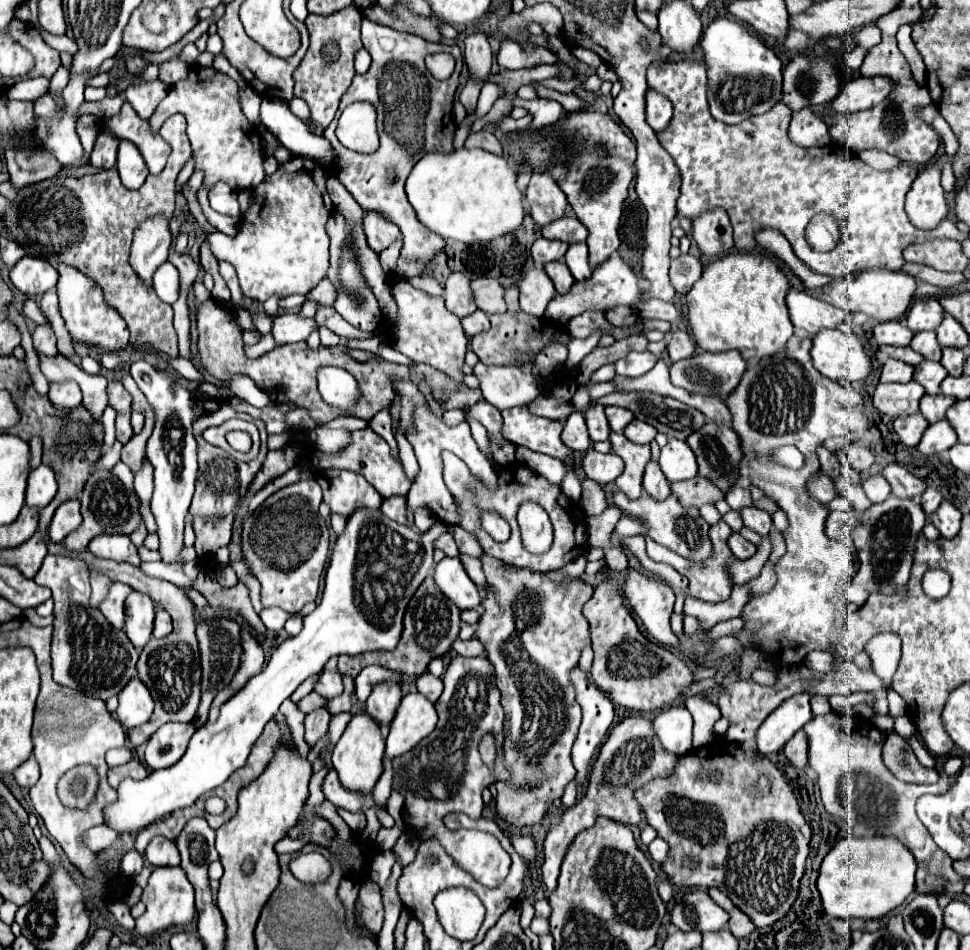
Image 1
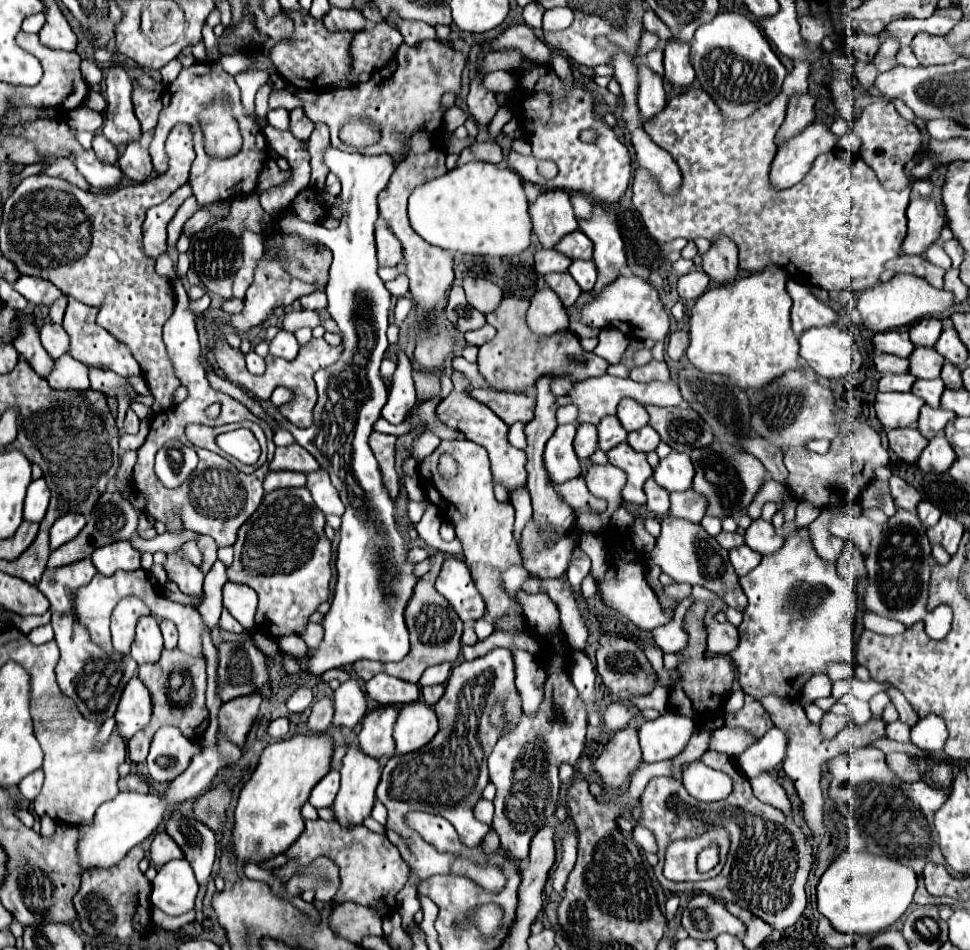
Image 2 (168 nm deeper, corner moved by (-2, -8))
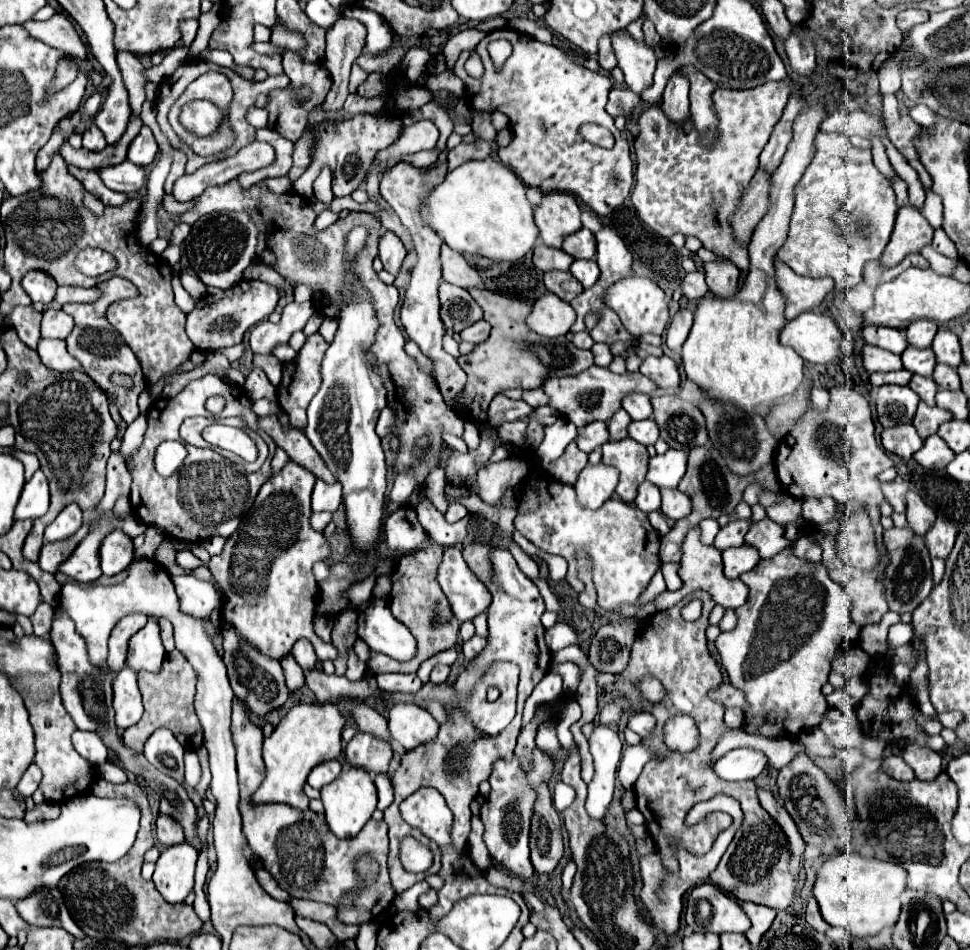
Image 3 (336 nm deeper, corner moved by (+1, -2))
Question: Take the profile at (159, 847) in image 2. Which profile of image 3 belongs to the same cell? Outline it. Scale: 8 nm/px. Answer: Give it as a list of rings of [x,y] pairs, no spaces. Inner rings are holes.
[[[166,814],[158,816],[158,820],[156,820],[156,834],[158,834],[158,840],[166,848],[184,842],[184,830],[182,830],[182,826],[172,816],[166,816]]]

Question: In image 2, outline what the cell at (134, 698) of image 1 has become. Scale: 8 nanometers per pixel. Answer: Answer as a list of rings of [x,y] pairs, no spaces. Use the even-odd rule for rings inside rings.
[[[131,678],[129,684],[125,686],[115,712],[115,720],[117,720],[117,730],[125,740],[133,738],[139,730],[143,730],[149,724],[151,696],[139,678]]]

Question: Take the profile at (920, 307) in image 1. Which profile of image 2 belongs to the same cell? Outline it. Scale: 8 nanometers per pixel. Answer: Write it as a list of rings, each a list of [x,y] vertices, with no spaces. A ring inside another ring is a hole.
[[[923,318],[909,328],[909,336],[911,336],[911,342],[915,346],[935,346],[935,342],[941,336],[941,330],[943,330],[941,320]]]

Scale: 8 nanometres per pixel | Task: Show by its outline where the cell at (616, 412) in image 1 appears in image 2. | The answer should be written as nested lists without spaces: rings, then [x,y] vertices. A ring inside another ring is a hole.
[[[625,398],[619,406],[617,406],[617,418],[621,422],[621,426],[627,430],[627,432],[633,432],[633,430],[639,430],[647,424],[649,416],[647,416],[647,410],[631,400],[631,398]]]

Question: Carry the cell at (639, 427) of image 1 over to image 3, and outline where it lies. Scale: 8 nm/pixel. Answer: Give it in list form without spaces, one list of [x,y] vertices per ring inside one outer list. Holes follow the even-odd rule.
[[[646,418],[646,420],[638,420],[638,422],[632,422],[628,426],[628,436],[634,438],[636,442],[644,444],[644,446],[650,446],[650,444],[656,444],[658,440],[658,424],[652,420],[652,418]]]

